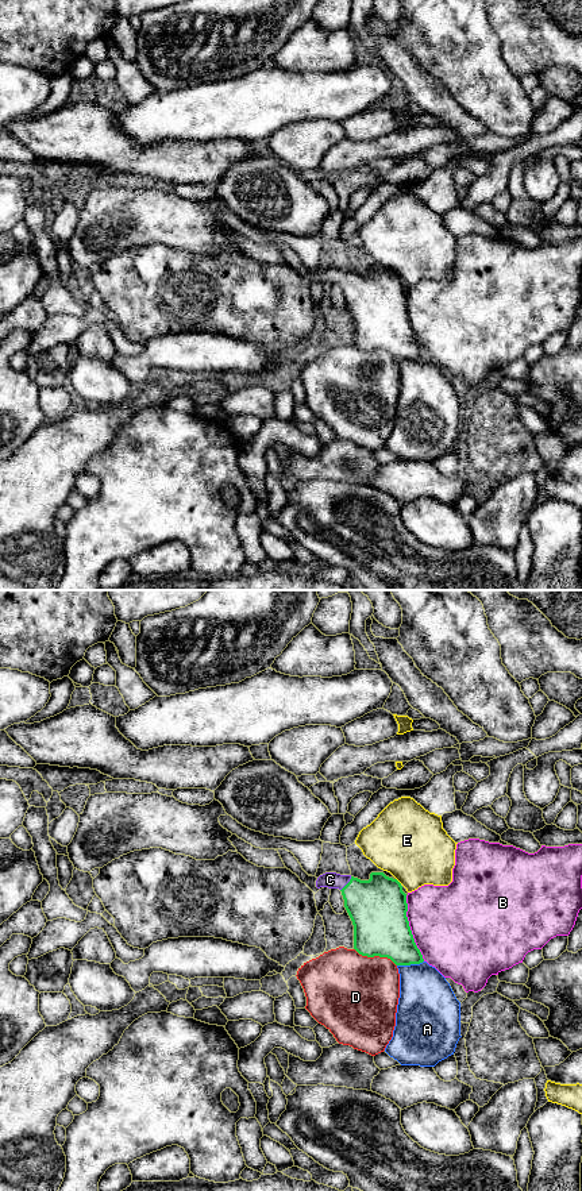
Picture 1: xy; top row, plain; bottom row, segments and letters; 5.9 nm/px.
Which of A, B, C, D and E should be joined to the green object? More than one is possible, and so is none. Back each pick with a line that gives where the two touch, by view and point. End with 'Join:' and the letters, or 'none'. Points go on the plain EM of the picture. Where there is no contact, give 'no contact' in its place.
C: xy (347, 278)
Join: C

